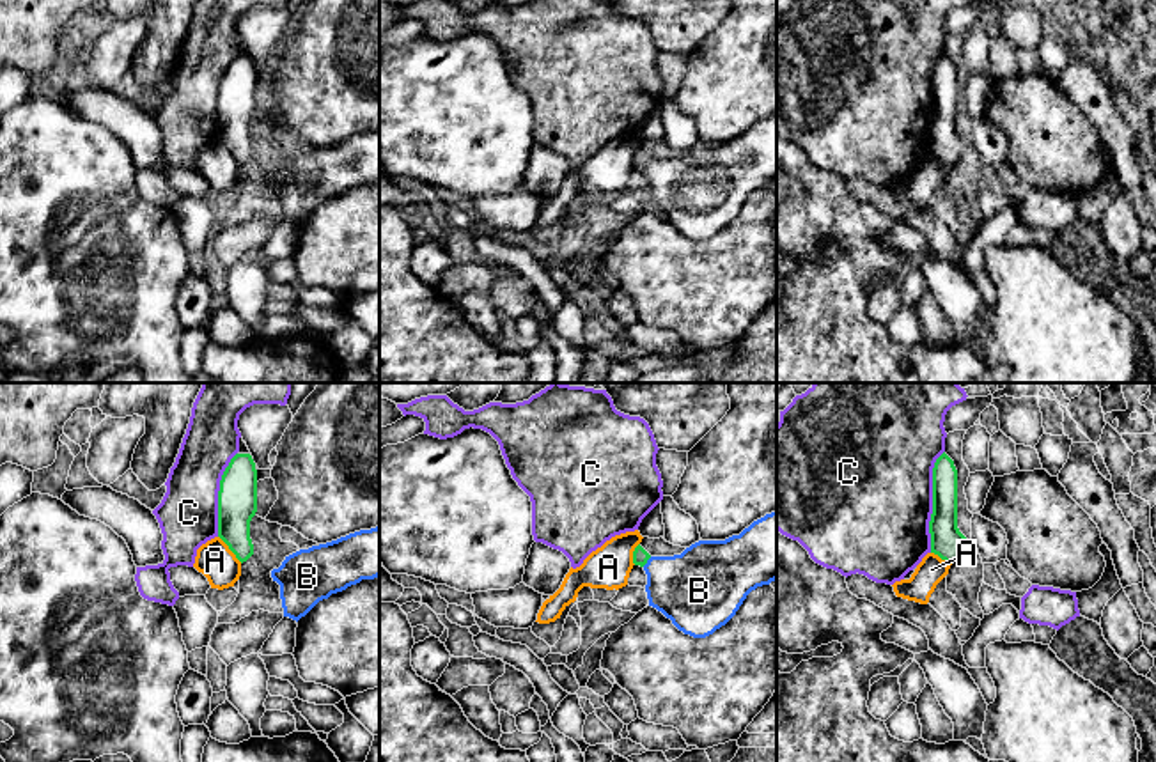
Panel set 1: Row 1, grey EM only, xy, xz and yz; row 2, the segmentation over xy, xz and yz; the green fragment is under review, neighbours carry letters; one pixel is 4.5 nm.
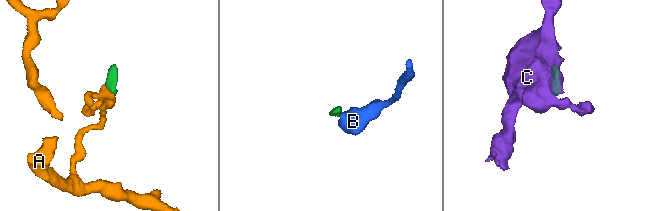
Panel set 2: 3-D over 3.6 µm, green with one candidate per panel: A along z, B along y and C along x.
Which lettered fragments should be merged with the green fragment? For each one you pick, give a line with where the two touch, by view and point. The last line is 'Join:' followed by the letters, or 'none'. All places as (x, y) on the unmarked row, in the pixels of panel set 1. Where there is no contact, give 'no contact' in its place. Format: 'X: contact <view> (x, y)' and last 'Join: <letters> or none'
B: contact xz (646, 165)
Join: B

